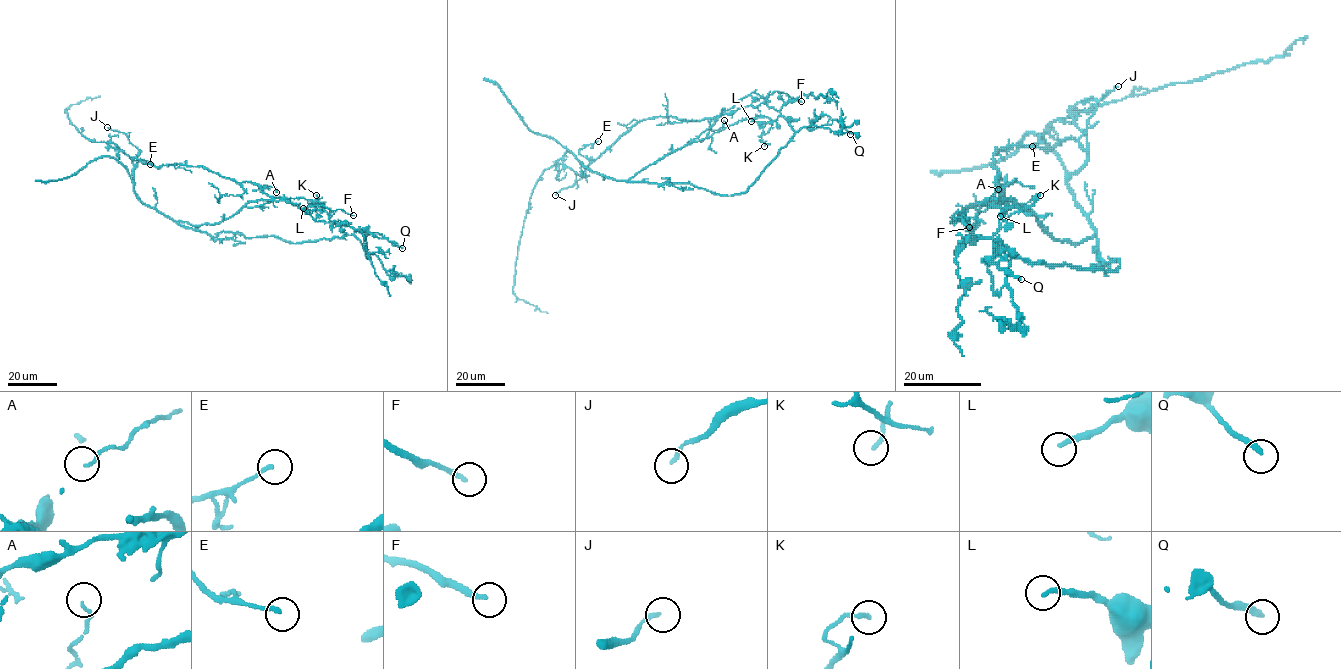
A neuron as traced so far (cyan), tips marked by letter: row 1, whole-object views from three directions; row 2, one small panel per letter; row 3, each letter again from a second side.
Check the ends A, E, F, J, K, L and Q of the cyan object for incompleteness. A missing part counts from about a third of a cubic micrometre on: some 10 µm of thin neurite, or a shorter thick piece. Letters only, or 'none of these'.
F

